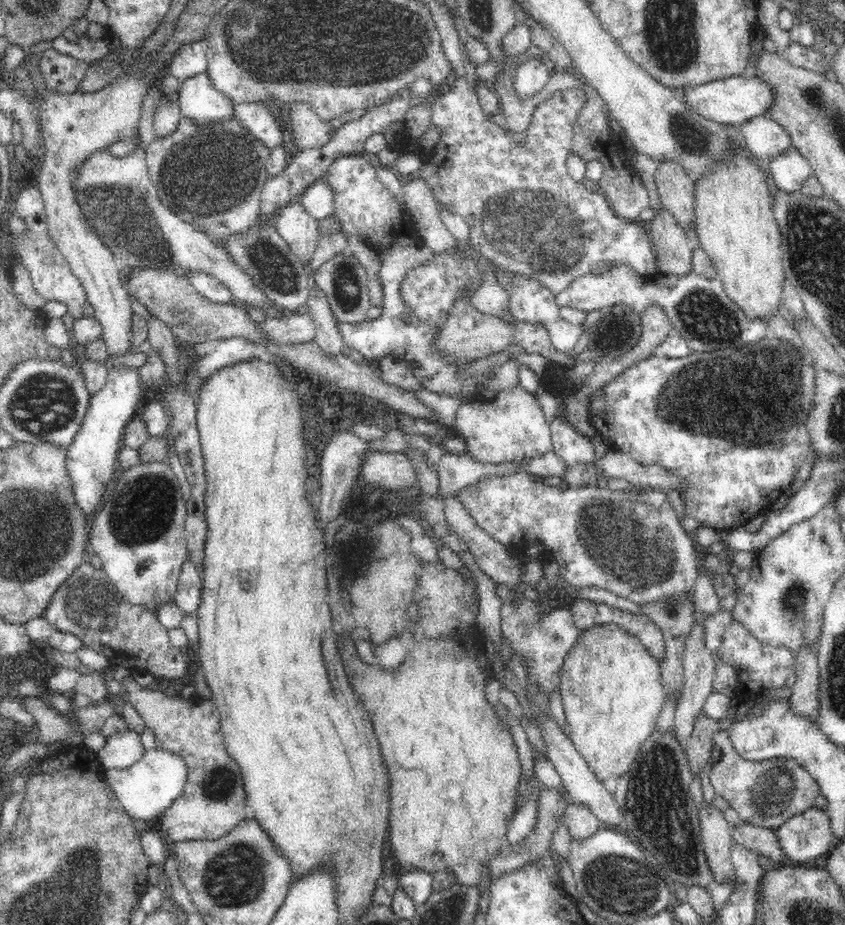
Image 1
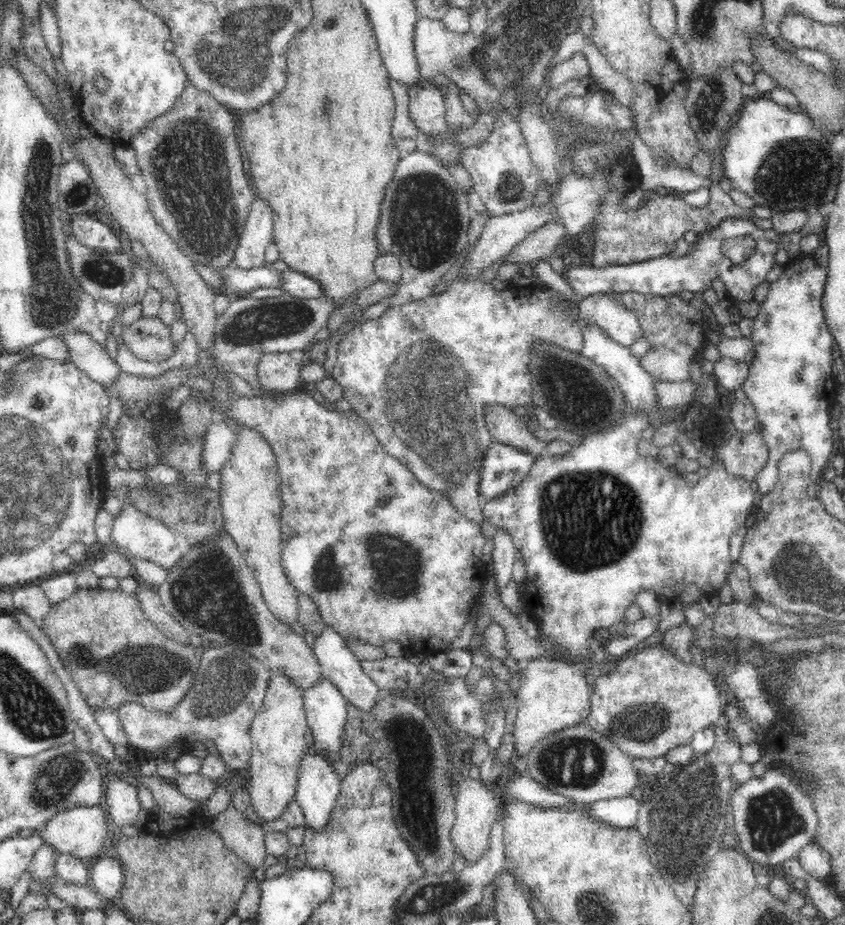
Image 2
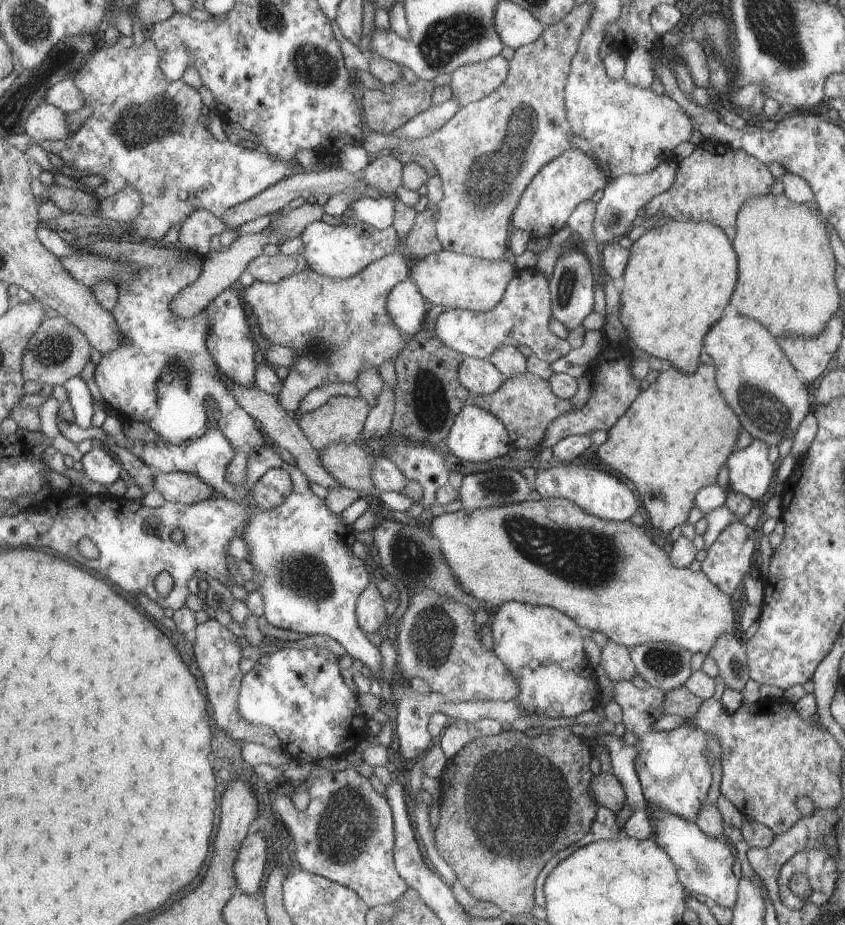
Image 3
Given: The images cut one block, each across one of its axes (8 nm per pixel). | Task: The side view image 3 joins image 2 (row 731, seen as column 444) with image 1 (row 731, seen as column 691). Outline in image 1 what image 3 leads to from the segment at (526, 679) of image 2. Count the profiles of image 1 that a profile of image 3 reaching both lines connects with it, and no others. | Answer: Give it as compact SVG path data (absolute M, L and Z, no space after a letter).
M616 624L596 625L580 631L576 644L568 651L560 671L559 691L569 726L569 737L587 760L598 780L621 777L632 766L641 744L653 731L665 702L660 662L645 651L643 644Z

